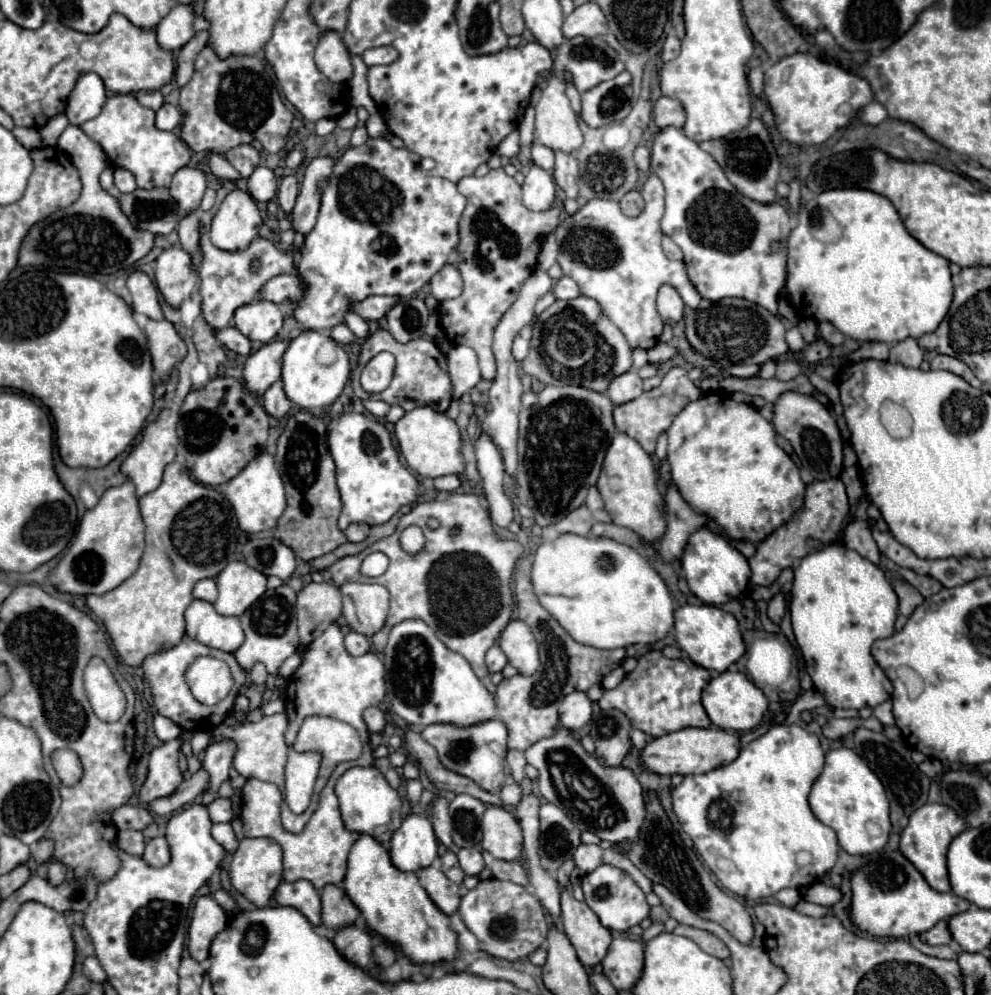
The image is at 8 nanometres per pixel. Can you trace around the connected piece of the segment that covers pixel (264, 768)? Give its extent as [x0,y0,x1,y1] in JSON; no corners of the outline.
[212,714,288,790]

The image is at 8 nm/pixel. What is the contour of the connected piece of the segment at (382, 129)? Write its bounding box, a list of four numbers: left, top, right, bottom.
[366,112,388,138]

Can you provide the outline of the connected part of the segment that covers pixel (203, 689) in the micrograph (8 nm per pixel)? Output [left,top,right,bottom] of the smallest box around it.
[186,656,232,706]

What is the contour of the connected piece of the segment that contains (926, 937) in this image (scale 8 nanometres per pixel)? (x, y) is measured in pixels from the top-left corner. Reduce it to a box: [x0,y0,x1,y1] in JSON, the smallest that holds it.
[920,920,952,944]

